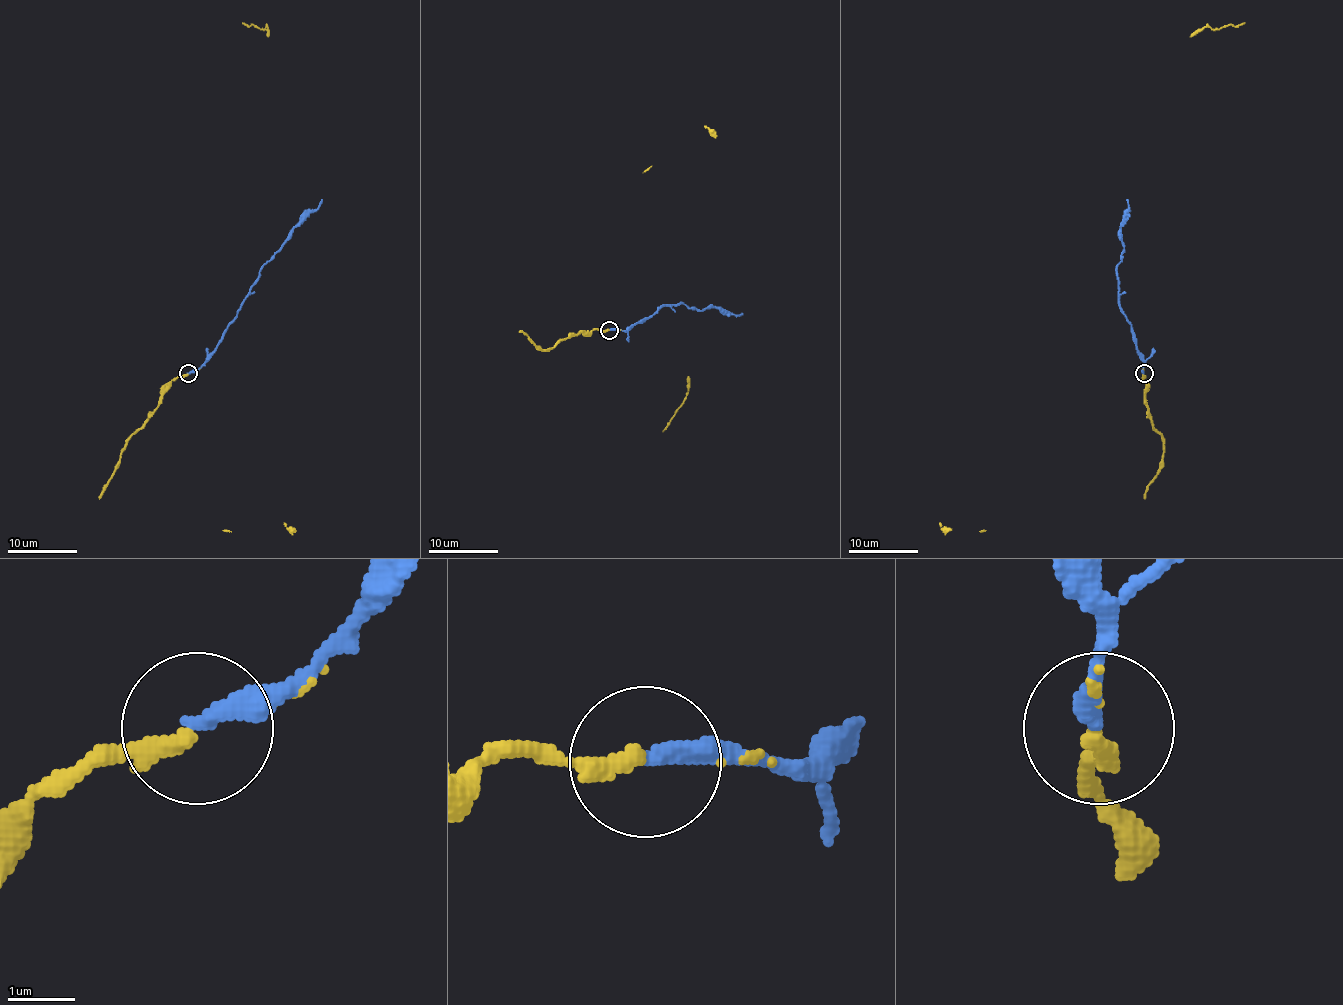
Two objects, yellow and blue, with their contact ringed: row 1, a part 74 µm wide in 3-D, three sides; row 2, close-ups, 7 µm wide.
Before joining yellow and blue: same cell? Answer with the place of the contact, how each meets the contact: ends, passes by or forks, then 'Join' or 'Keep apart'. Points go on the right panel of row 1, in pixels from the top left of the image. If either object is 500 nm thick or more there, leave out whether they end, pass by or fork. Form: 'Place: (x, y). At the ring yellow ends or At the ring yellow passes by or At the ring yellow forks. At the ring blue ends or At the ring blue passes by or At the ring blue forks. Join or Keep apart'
Place: (1144, 373). At the ring yellow ends. At the ring blue ends. Join

